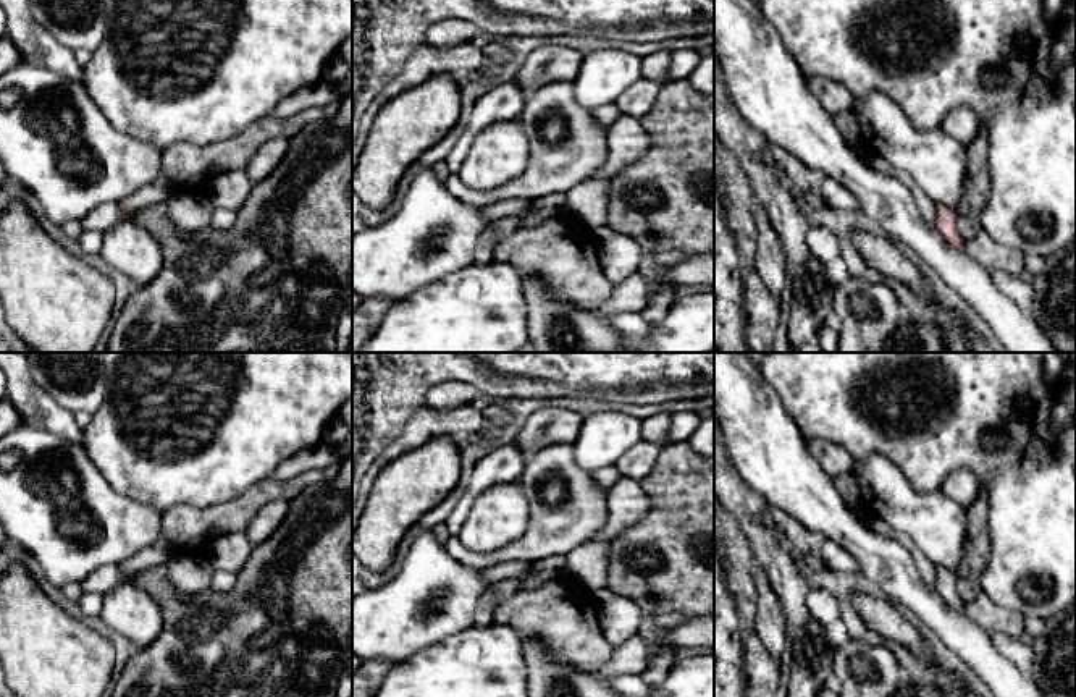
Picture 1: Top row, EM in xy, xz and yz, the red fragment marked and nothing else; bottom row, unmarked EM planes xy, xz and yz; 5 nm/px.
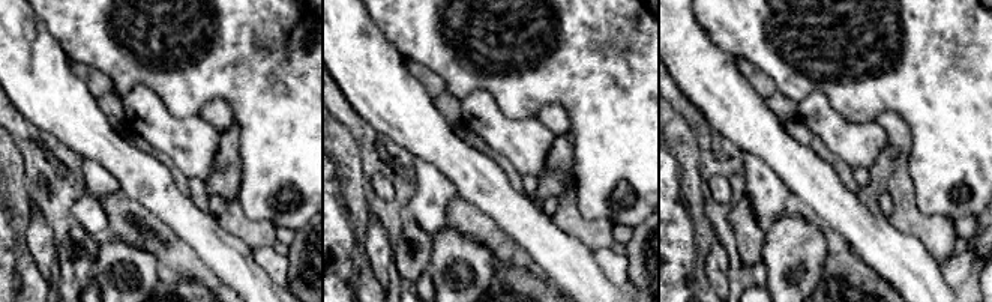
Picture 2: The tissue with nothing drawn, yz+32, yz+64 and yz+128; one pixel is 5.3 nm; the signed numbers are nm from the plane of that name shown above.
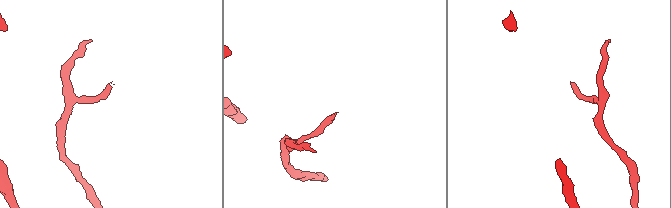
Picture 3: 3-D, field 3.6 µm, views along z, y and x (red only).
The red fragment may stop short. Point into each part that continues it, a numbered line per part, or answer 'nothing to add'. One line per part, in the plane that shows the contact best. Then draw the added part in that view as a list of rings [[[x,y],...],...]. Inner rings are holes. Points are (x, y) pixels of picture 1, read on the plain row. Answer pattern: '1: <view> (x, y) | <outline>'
nothing to add

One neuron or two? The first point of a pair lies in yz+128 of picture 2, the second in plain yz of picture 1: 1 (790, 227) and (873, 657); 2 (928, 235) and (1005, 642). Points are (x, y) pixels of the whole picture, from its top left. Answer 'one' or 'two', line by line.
1: one
2: two

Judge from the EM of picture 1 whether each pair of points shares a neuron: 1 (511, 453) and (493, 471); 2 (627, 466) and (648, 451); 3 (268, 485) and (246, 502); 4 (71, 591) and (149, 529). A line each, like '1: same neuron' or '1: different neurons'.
1: same neuron
2: same neuron
3: same neuron
4: different neurons

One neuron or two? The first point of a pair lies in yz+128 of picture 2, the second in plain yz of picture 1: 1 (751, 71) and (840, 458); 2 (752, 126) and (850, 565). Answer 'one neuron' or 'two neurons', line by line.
1: one neuron
2: two neurons

